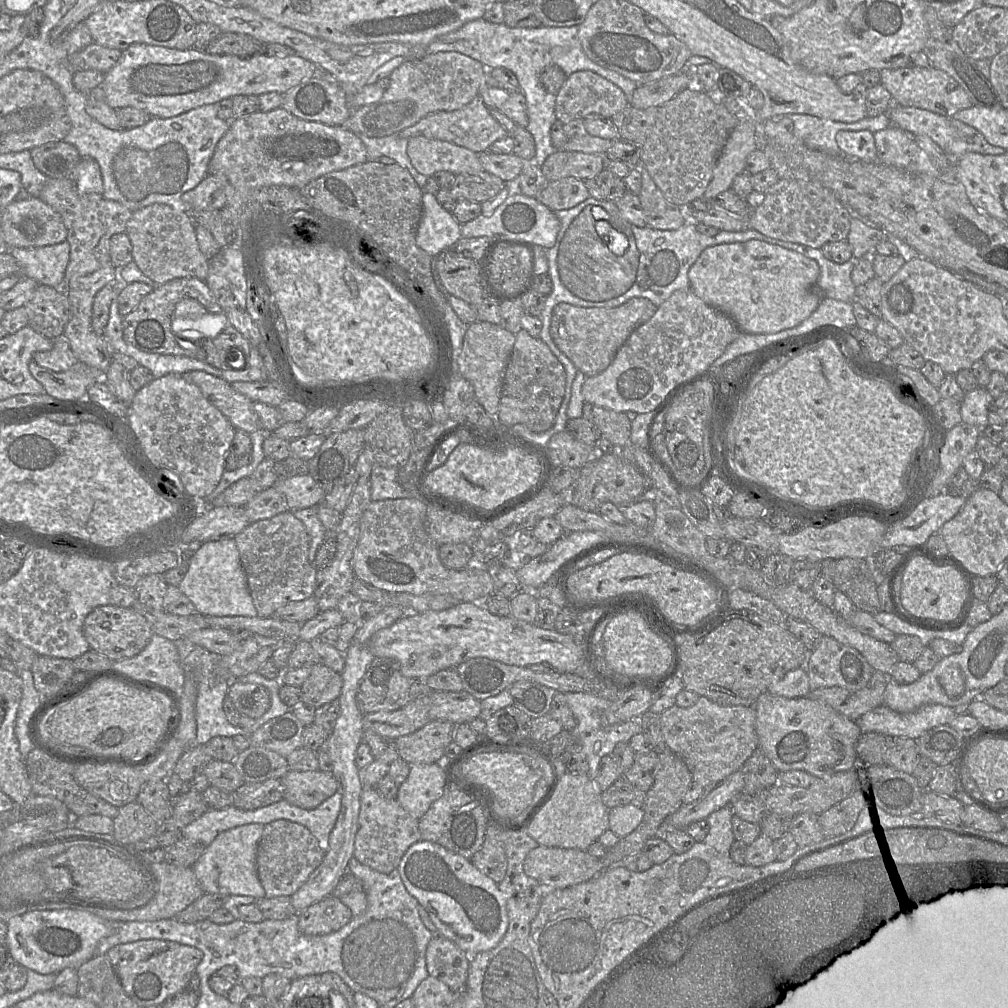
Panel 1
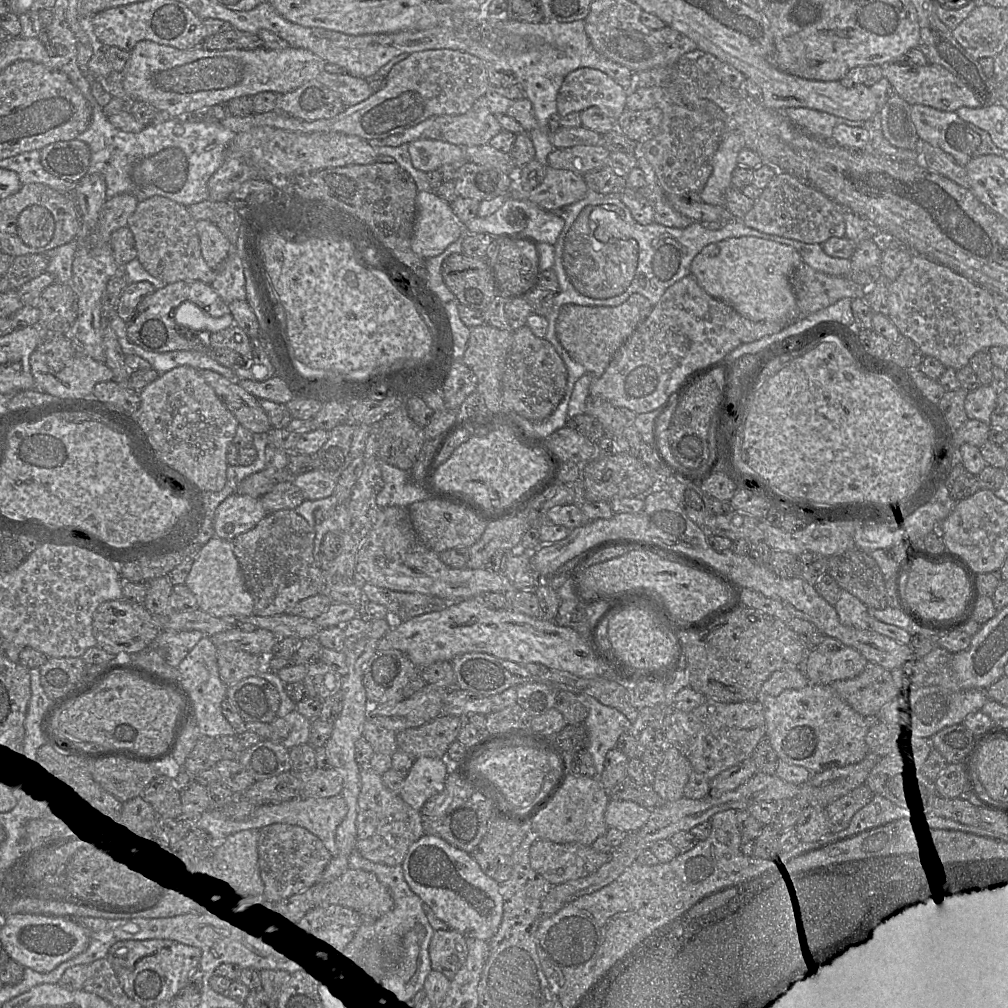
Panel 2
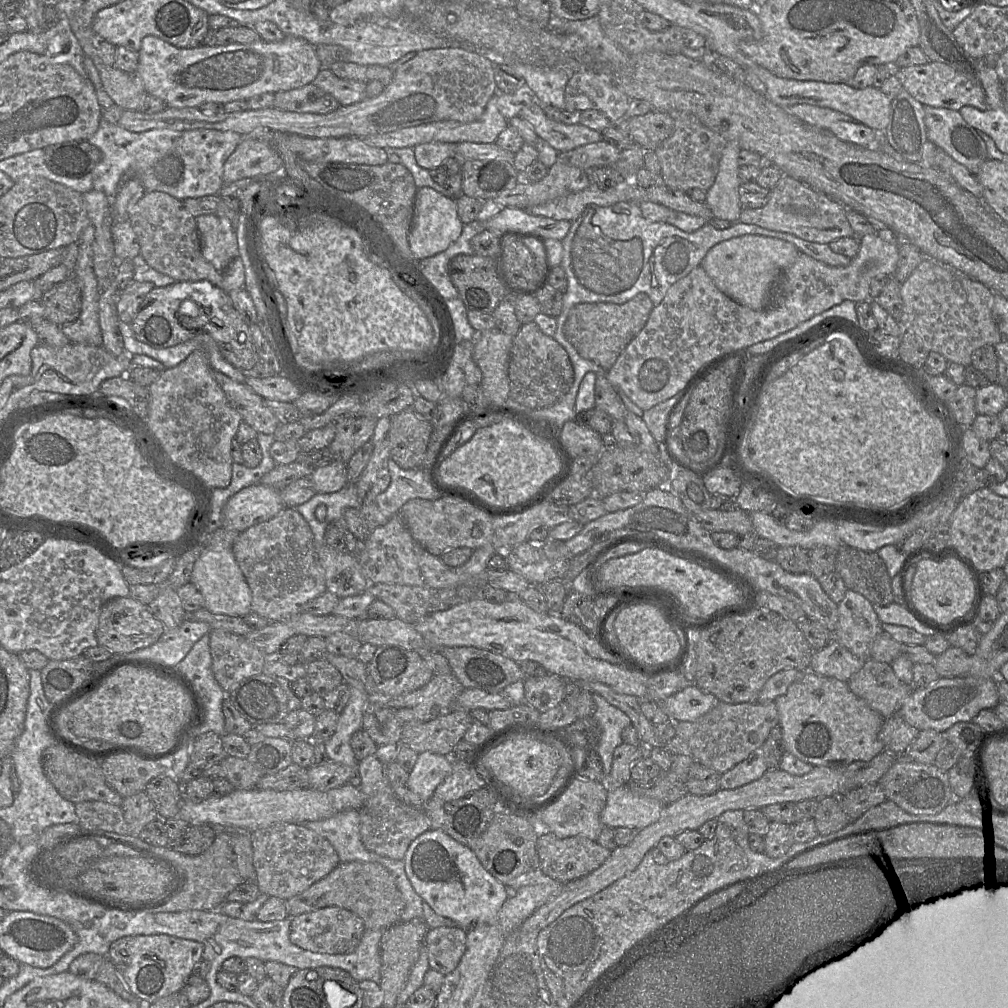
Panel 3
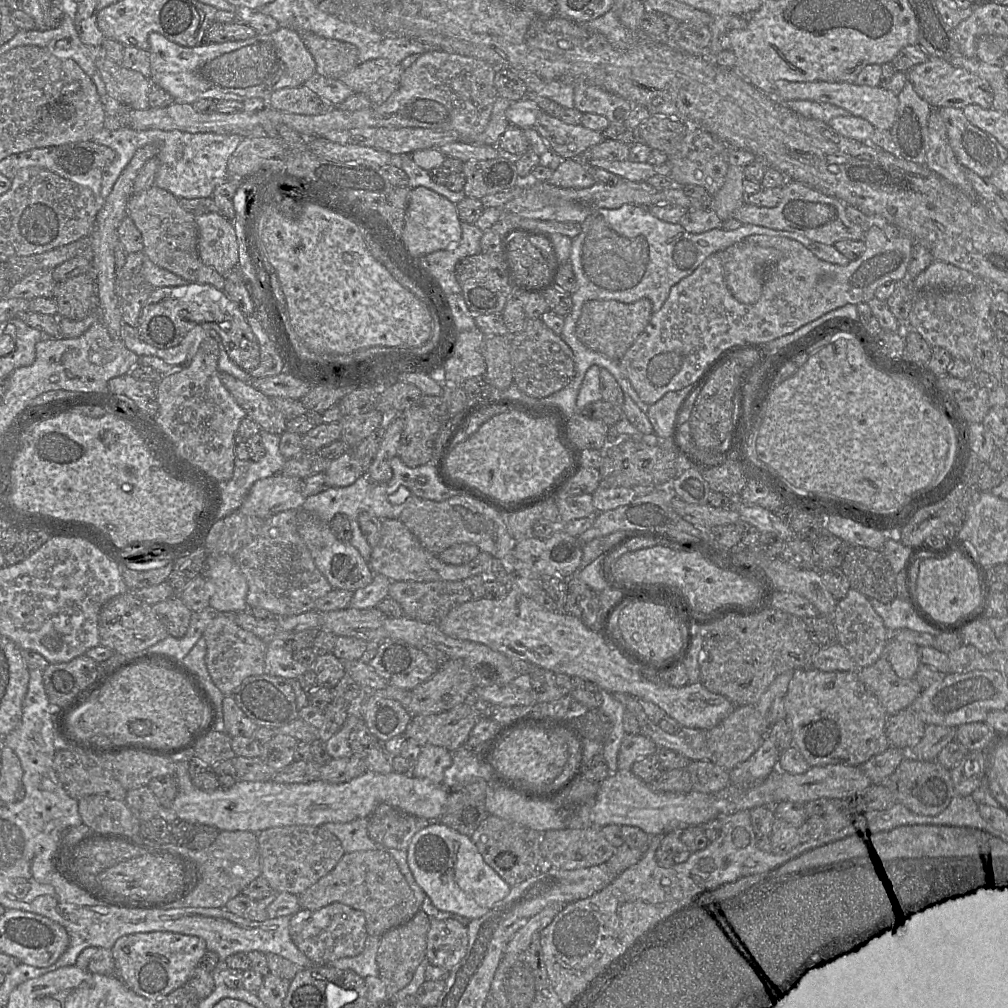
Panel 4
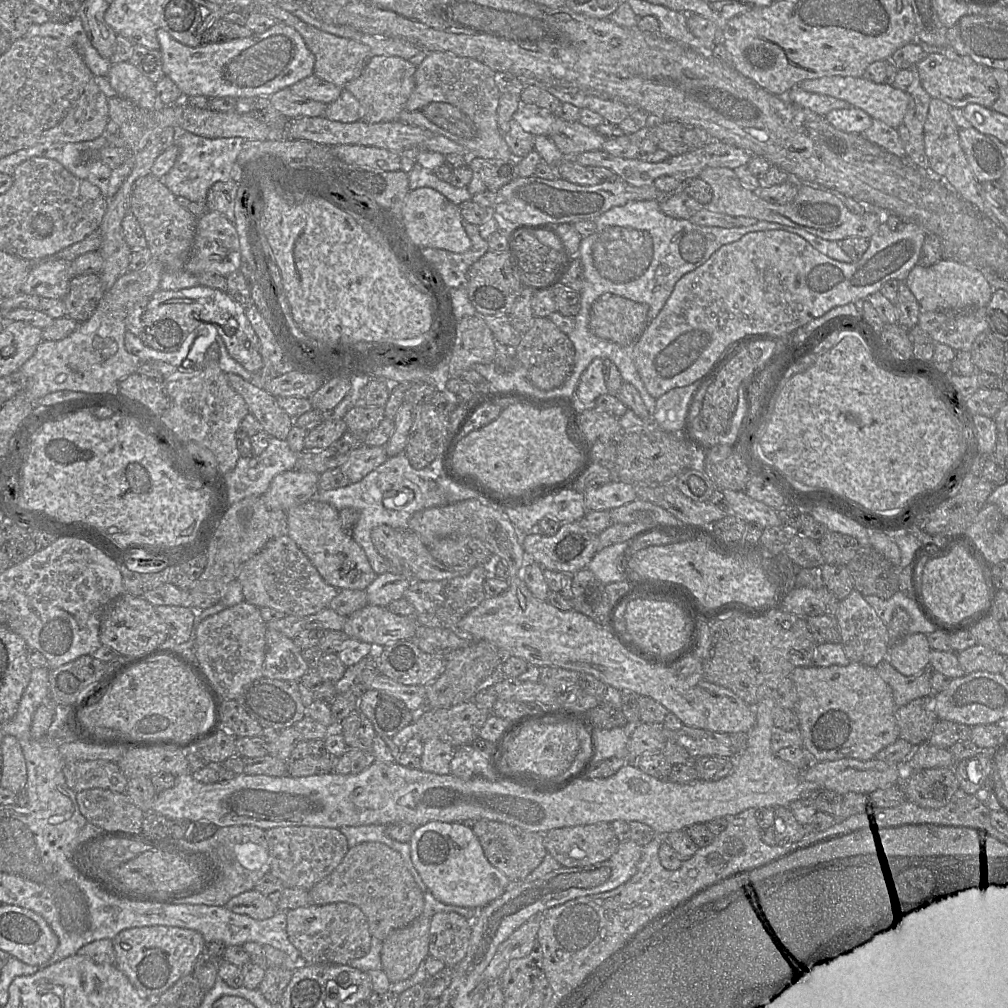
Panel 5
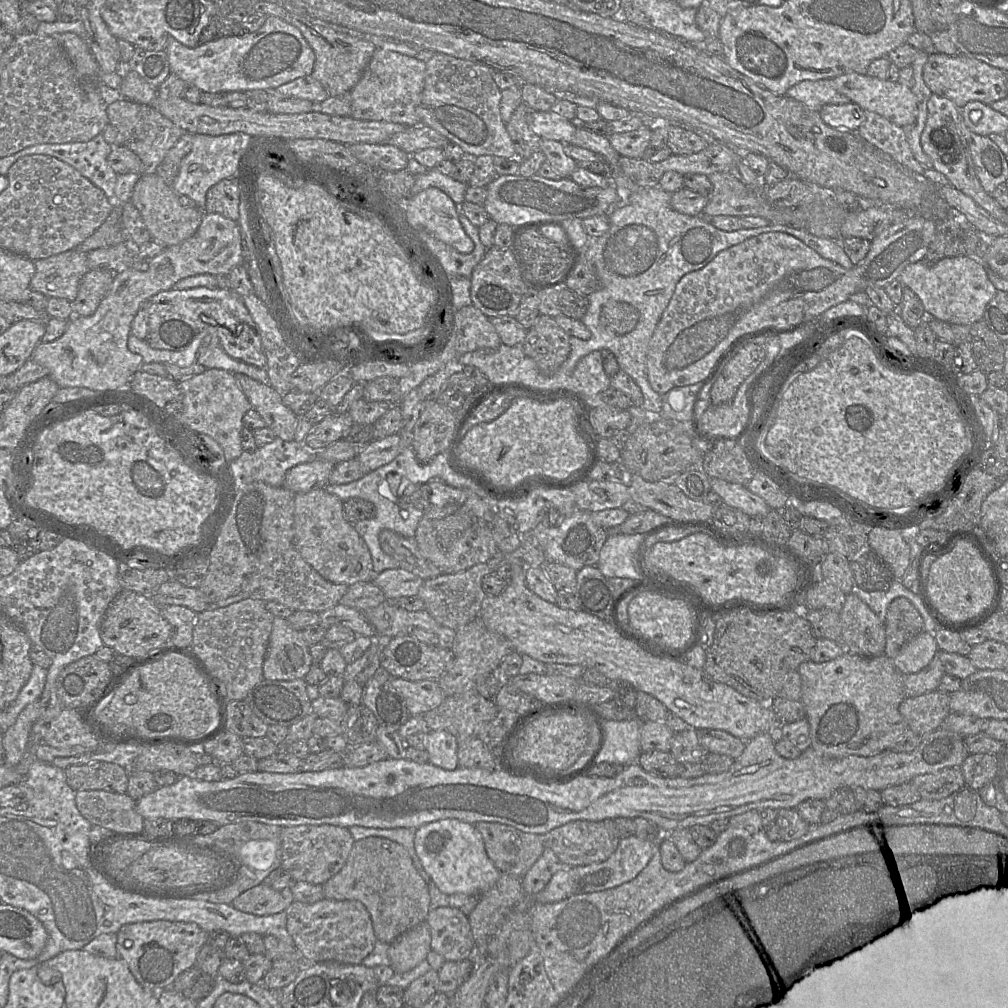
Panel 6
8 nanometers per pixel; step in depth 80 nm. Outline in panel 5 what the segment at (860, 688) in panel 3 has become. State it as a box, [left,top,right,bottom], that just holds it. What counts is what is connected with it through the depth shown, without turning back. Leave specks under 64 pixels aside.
[875,659,933,707]

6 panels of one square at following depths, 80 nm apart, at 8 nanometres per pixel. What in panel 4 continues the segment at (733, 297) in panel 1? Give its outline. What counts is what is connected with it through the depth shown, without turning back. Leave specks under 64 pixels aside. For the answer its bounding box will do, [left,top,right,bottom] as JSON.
[717,242,781,304]

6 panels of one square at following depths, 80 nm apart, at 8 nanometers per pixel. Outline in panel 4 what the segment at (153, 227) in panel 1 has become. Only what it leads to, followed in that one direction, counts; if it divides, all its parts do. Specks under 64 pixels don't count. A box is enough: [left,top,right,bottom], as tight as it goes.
[127,185,225,291]

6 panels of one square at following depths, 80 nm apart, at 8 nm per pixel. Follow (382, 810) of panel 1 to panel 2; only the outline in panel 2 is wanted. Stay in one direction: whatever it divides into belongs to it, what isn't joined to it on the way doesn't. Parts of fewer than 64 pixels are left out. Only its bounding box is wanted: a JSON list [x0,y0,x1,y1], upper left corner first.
[356,766,425,865]

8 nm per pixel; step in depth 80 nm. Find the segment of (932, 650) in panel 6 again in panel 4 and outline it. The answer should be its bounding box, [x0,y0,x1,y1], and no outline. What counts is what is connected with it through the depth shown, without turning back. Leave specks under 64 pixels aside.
[884,630,921,679]

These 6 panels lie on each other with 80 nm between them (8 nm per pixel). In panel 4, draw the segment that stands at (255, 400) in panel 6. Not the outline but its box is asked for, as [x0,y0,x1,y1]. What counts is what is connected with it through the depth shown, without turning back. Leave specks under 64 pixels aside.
[219,372,287,435]

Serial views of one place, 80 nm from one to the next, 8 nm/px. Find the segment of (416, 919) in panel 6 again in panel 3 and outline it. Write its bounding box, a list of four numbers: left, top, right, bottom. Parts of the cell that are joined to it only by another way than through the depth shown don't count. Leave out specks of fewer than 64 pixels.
[285,861,405,930]

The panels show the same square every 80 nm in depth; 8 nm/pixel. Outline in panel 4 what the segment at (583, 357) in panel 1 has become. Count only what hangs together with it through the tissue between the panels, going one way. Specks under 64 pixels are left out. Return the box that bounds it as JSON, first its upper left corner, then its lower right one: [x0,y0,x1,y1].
[576,298,652,360]

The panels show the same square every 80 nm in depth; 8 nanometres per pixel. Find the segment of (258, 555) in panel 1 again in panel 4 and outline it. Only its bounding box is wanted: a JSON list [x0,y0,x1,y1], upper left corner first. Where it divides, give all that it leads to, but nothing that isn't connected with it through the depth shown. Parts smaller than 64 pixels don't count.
[234,510,333,617]

